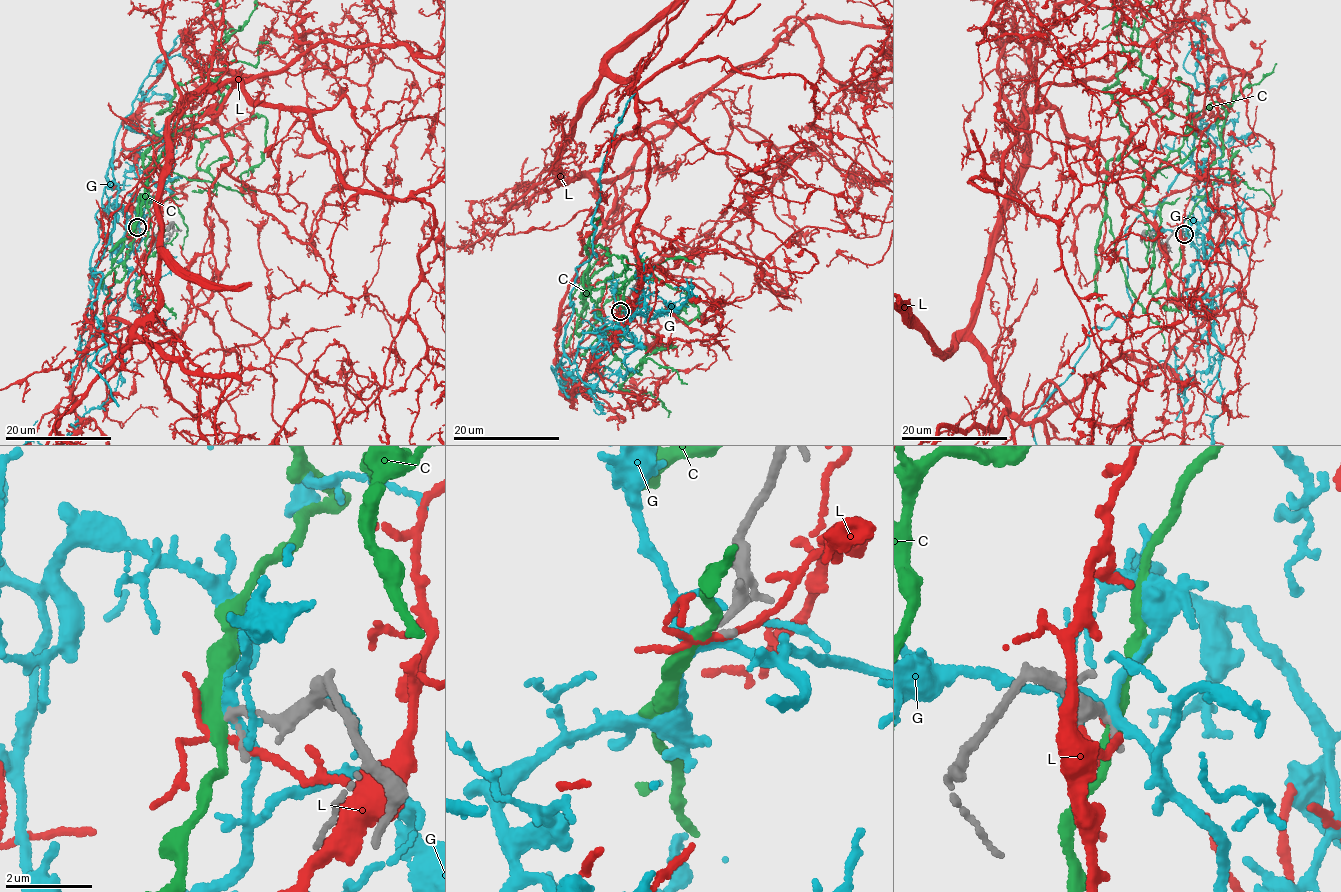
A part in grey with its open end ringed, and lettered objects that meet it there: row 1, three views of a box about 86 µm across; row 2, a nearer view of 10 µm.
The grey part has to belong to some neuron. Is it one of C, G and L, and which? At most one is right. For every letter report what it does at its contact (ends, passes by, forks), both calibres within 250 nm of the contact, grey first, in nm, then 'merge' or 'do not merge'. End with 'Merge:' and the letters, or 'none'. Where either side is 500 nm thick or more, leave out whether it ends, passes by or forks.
C: it passes by | 190/320 nm | do not merge
G: it forks | 190/220 nm | do not merge
L: it forks | 130/110 nm | do not merge
Merge: none

